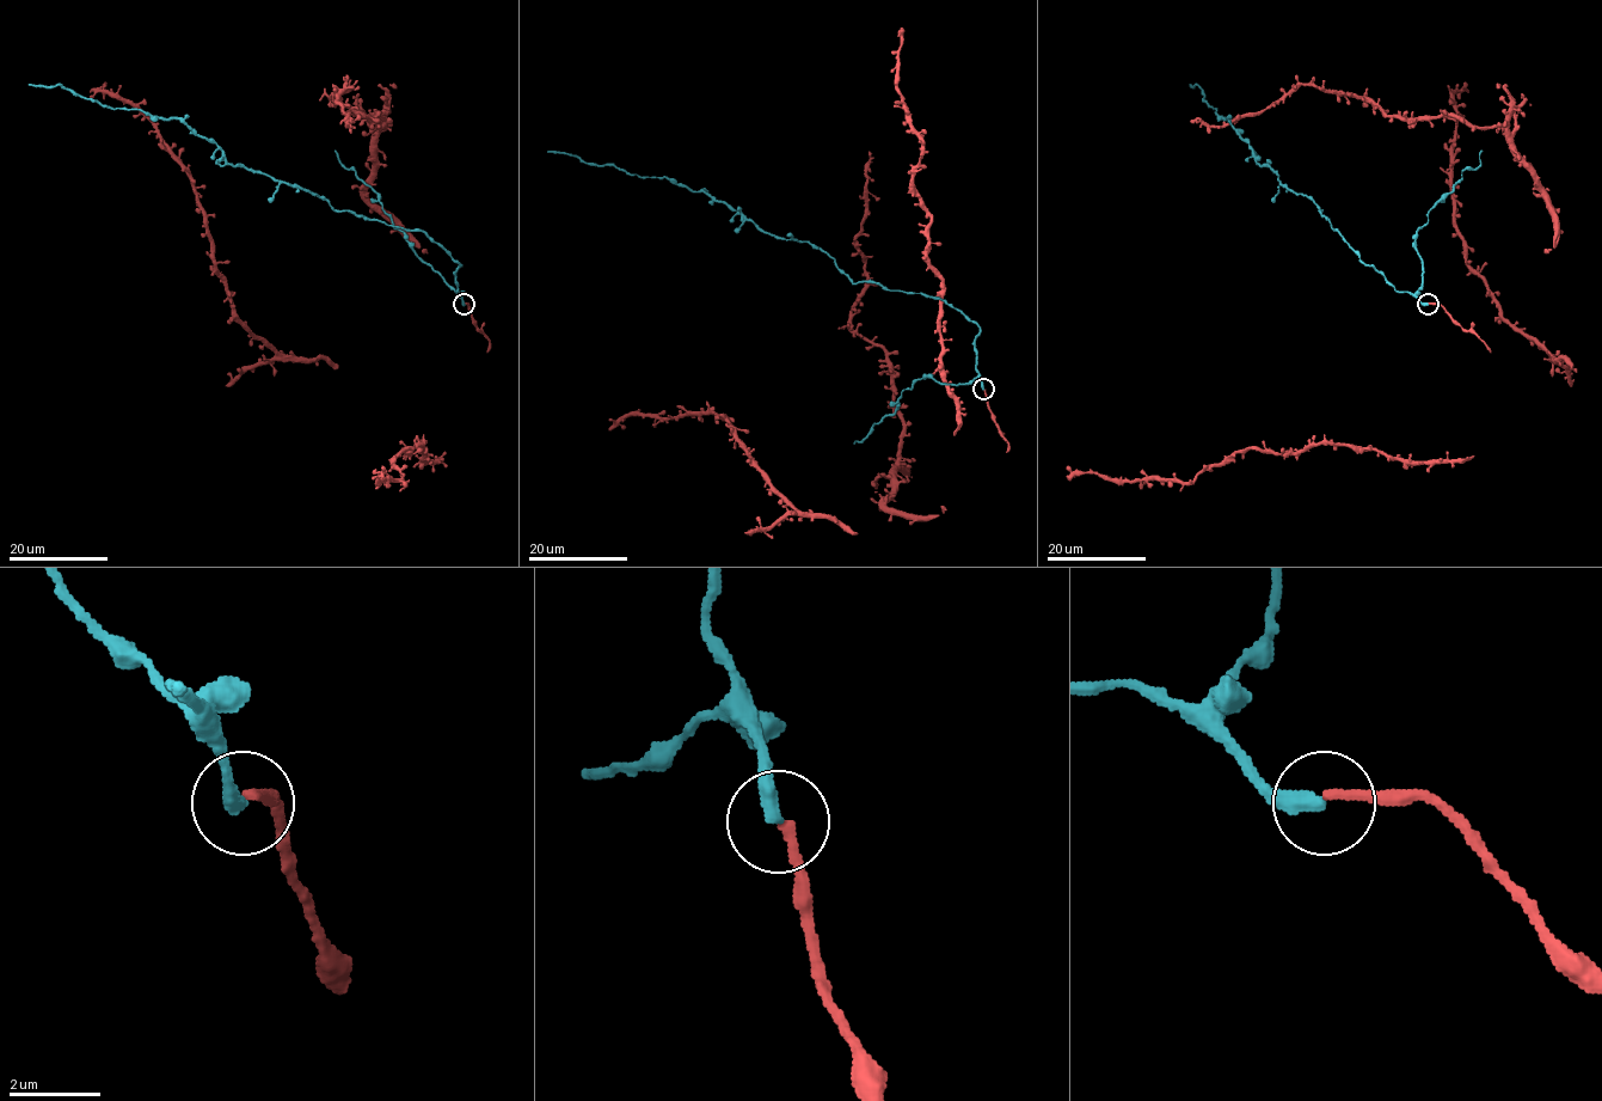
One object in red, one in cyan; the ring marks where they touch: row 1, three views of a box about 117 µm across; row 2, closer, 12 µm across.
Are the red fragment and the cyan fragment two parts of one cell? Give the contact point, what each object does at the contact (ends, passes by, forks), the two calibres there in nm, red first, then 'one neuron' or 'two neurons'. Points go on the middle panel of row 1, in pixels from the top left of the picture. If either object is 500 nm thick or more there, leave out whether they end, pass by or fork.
place (983, 389); red ends; cyan ends; calibres 220 and 360 nm; one neuron

